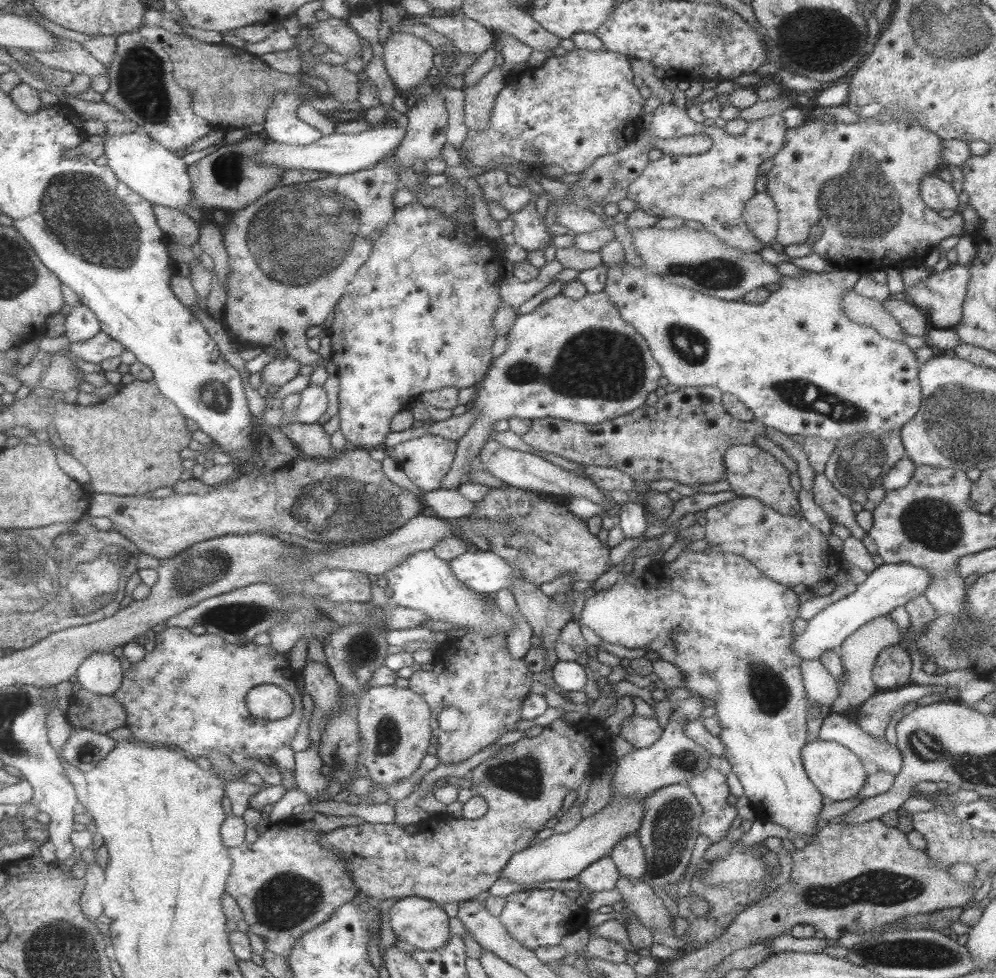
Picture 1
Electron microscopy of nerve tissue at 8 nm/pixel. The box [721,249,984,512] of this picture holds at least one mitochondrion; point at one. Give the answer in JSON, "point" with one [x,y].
{"point":[859,464]}

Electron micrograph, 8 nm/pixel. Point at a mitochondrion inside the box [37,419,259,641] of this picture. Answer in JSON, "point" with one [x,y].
{"point":[208,566]}

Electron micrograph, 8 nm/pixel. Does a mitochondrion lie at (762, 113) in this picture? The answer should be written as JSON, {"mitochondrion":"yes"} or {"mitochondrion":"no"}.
{"mitochondrion":"no"}

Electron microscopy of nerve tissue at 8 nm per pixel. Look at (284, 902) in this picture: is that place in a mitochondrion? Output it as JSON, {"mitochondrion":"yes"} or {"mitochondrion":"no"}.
{"mitochondrion":"yes"}

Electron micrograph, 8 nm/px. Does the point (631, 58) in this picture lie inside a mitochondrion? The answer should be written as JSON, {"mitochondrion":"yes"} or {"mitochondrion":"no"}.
{"mitochondrion":"no"}

